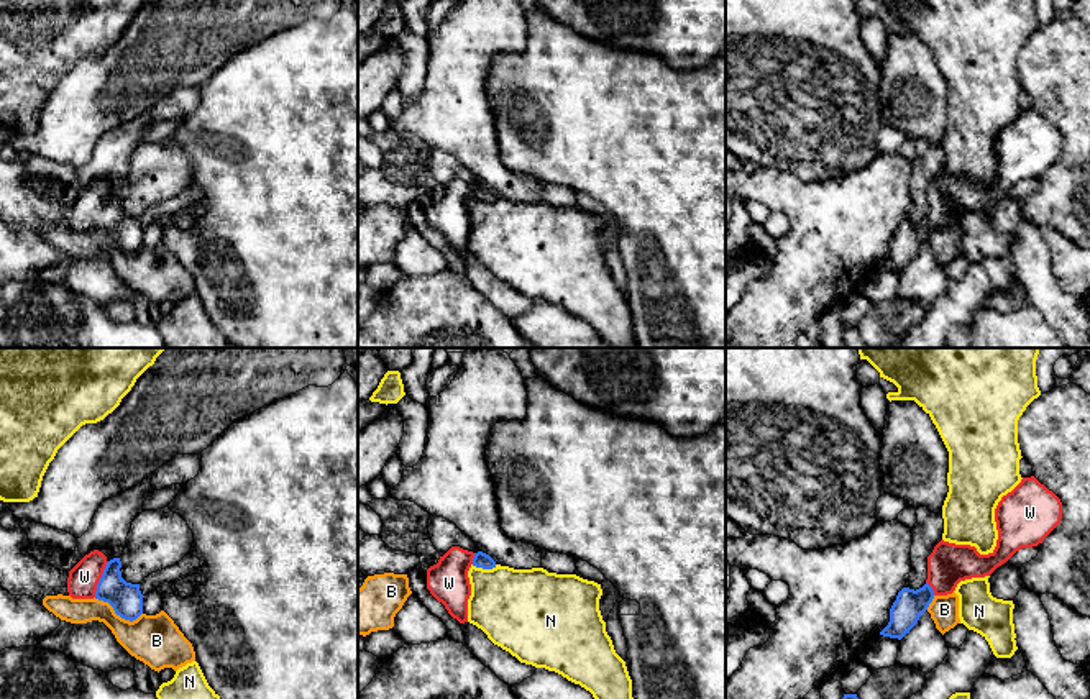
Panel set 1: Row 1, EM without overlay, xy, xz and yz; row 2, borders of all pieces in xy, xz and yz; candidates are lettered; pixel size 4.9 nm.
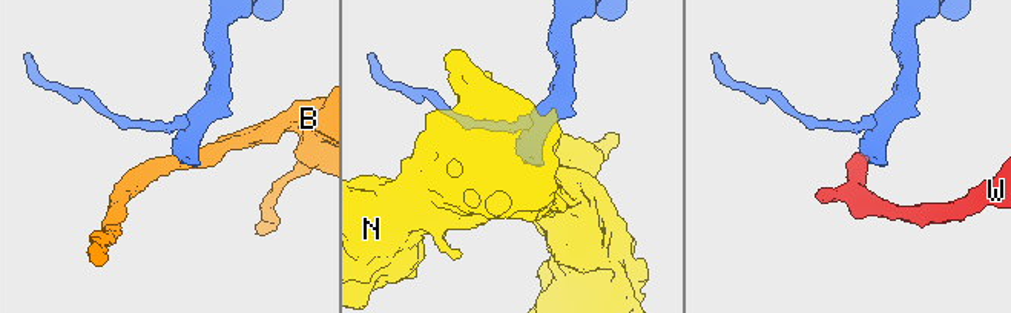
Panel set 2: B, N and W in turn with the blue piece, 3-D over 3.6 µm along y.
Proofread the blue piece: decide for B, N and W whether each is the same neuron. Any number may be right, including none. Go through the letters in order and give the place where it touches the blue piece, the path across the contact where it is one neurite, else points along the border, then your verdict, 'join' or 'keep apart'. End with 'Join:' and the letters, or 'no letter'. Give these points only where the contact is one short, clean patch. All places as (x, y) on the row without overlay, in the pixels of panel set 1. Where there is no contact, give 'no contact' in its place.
B: contact xy (117, 246); border xy (94, 230), (107, 235), (125, 251), (135, 253), (141, 246); keep apart
N: contact xz (485, 201); border xz (471, 197), (483, 201), (496, 199); keep apart
W: contact xy (100, 212); way xy (125, 230), (100, 212), (84, 209); join
Join: W

